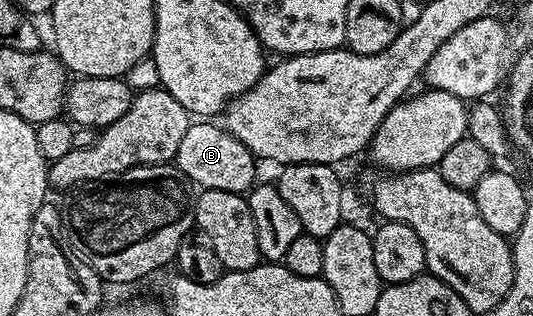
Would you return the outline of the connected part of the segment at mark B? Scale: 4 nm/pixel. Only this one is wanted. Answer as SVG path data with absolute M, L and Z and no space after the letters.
M191 121L188 132L184 132L184 140L180 140L174 162L195 187L245 195L256 185L256 157L236 136L230 134L224 125L214 122L217 121Z

